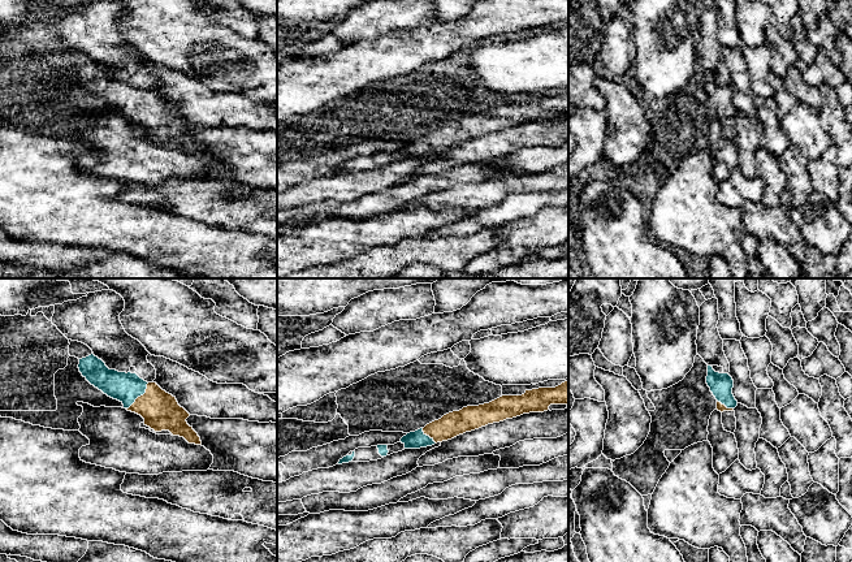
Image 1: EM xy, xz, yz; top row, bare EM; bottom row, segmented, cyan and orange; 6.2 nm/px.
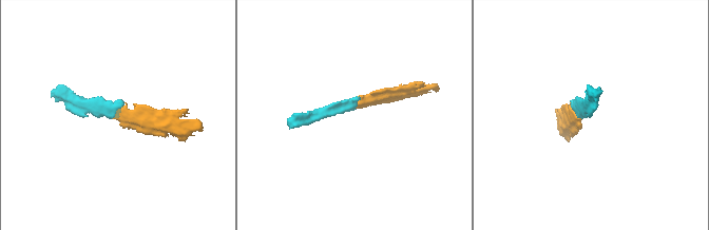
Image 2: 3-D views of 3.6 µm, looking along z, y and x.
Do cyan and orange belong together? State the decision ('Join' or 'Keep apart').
Join

